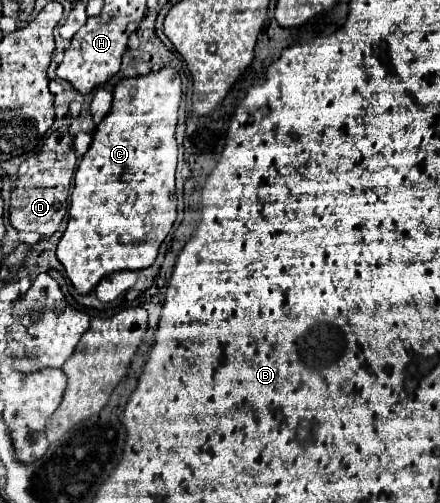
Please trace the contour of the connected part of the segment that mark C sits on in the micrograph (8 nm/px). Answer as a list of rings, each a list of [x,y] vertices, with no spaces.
[[[173,67],[151,71],[143,77],[121,79],[113,91],[111,111],[103,117],[93,133],[89,151],[83,155],[73,183],[69,223],[57,245],[57,259],[63,263],[79,295],[91,293],[99,279],[115,271],[139,271],[153,265],[159,245],[171,231],[177,217],[175,199],[175,165],[177,143],[175,125],[181,101],[181,79]]]

